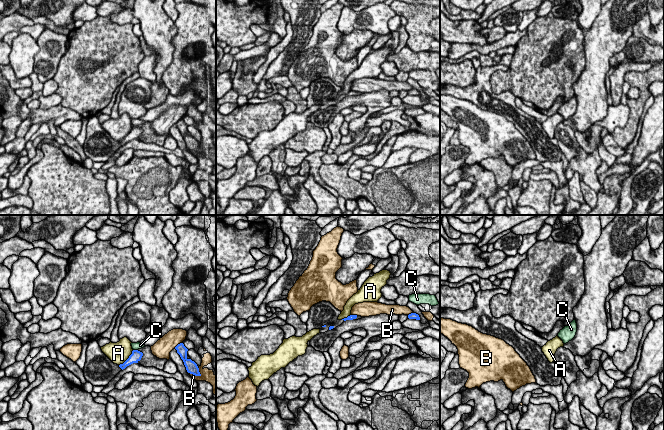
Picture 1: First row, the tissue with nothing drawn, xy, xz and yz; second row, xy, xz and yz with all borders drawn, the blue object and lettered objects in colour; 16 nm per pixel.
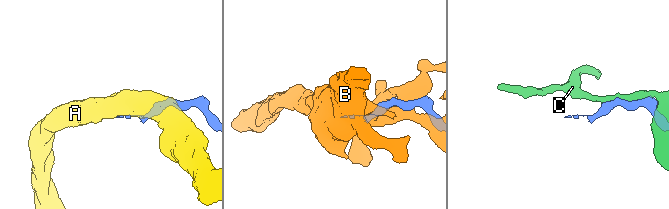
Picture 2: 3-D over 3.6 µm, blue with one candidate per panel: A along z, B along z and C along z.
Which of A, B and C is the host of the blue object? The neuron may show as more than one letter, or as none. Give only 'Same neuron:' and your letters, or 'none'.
Same neuron: none

